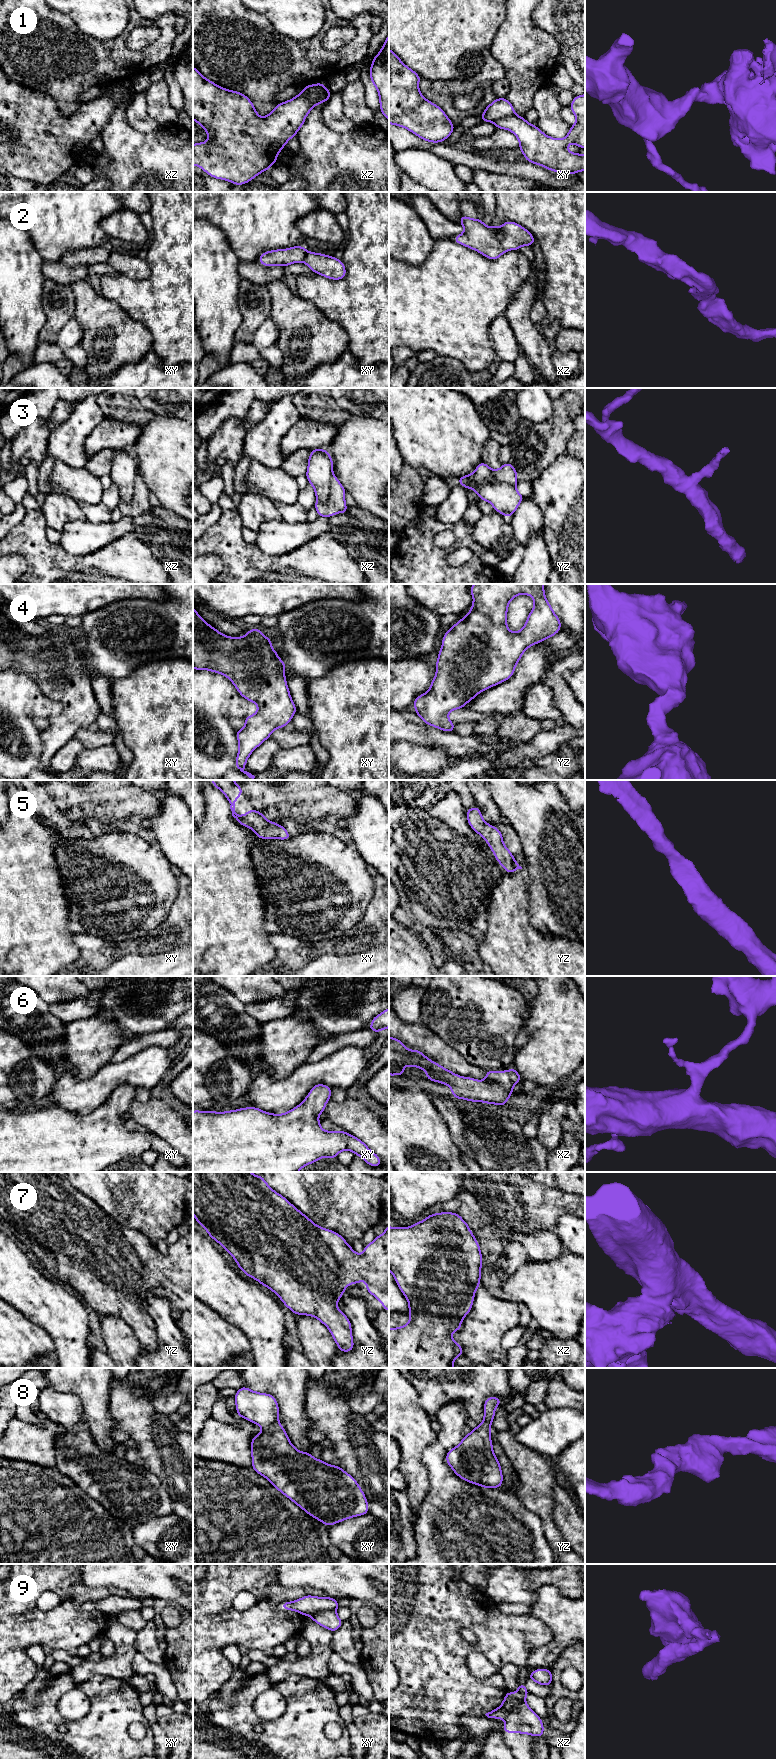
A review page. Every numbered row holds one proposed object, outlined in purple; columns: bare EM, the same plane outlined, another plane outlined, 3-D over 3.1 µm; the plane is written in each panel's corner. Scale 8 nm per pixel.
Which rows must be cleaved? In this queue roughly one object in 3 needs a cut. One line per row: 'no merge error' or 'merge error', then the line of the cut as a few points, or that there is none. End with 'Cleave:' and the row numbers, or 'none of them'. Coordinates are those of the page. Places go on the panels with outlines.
1: merge error; cut xz (326, 88), (311, 99), (313, 106)
2: no merge error; cut none
3: merge error; cut xz (334, 476), (328, 499), (325, 502), (318, 502)
4: no merge error; cut none
5: no merge error; cut none
6: no merge error; cut none
7: no merge error; cut none
8: no merge error; cut none
9: merge error; cut xy (335, 1609), (318, 1611), (312, 1617)
Cleave: 1, 3, 9

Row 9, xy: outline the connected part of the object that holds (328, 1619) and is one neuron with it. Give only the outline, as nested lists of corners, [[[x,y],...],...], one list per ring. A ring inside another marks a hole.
[[[336,1610],[318,1612],[313,1615],[312,1620],[332,1632],[338,1630],[343,1624],[343,1621],[338,1617]]]

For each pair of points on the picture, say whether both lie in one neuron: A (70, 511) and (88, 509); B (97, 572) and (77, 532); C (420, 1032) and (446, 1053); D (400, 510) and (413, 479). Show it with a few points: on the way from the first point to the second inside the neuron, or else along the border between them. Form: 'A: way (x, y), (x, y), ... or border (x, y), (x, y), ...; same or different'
A: border (76, 501), (87, 519); different
B: border (109, 543), (89, 554), (70, 555), (65, 551); different
C: way (425, 1039), (439, 1051); same
D: way (401, 502), (410, 487); same

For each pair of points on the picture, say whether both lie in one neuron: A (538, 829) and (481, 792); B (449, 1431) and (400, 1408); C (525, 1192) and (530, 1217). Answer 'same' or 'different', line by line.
A: different
B: different
C: same

